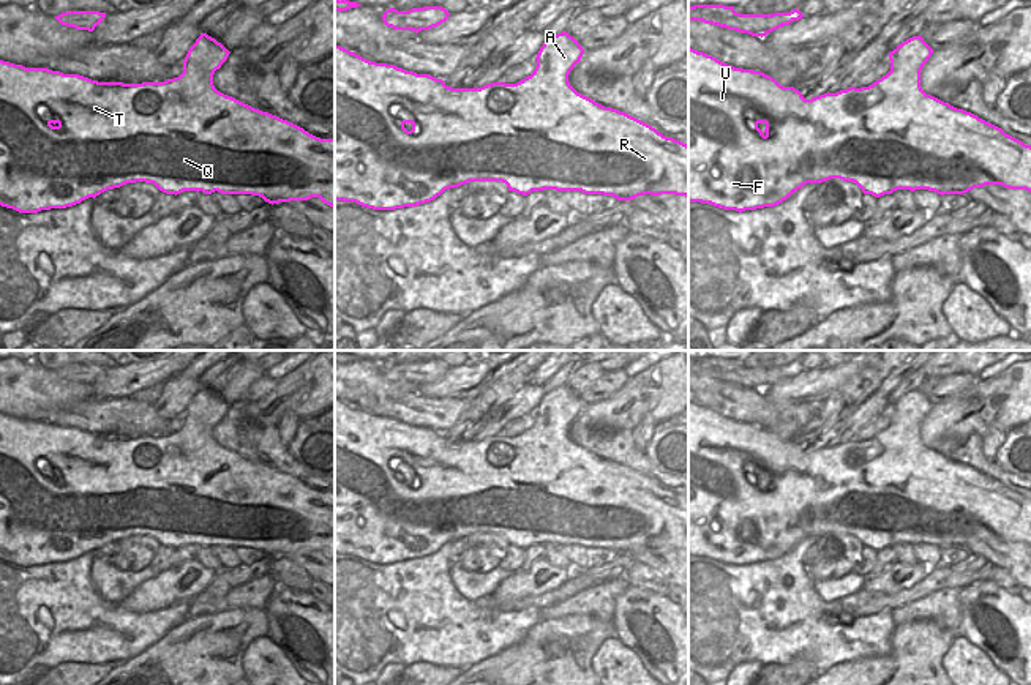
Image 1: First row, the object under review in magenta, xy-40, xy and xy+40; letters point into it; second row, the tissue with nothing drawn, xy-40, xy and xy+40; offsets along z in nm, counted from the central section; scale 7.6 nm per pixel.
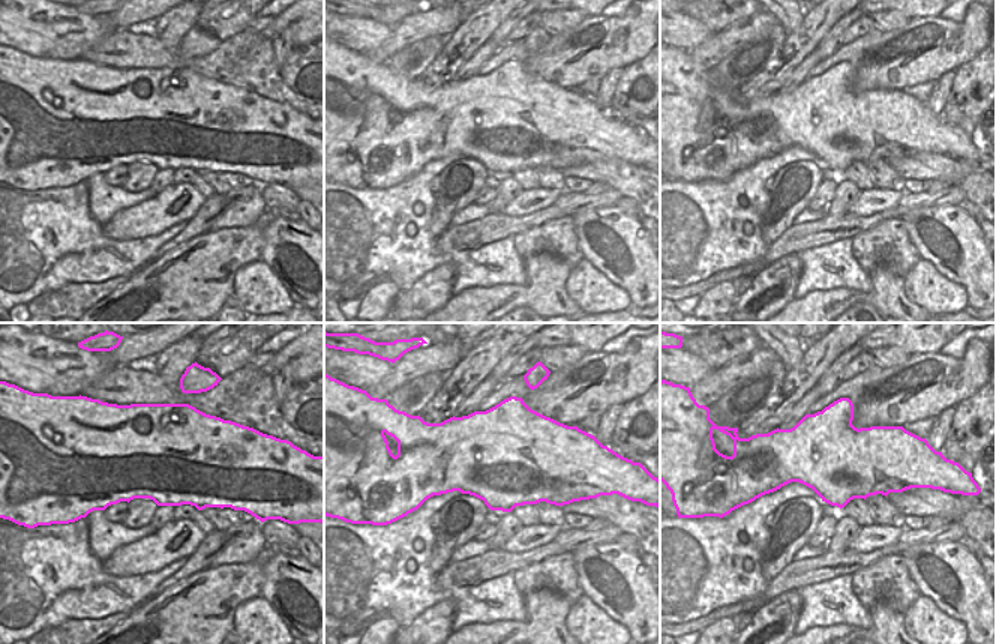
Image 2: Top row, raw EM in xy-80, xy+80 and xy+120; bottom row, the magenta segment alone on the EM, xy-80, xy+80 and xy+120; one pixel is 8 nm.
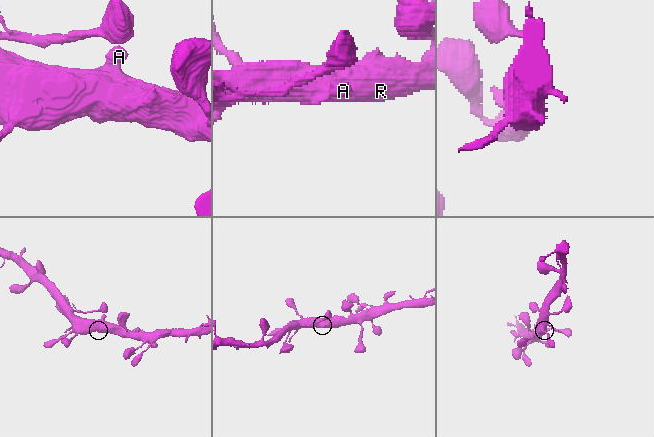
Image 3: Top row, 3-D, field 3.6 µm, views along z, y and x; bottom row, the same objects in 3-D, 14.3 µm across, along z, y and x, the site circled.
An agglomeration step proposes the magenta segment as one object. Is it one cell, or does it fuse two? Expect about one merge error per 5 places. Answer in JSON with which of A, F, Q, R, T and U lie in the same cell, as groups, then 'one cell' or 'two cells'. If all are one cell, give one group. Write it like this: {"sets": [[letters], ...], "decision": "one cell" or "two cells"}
{"sets": [["A", "F", "Q", "R", "T", "U"]], "decision": "one cell"}

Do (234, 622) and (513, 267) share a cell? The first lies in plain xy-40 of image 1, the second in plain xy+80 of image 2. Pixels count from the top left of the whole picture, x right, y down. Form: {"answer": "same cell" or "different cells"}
{"answer": "different cells"}

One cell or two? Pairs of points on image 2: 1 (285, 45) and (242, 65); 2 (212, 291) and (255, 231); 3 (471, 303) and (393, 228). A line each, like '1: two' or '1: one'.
1: two
2: one
3: two

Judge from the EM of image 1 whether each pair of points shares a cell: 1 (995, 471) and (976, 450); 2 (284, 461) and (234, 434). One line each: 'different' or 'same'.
1: same
2: same

